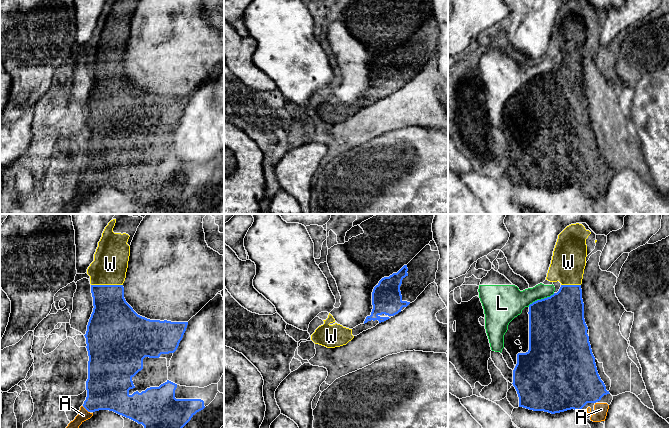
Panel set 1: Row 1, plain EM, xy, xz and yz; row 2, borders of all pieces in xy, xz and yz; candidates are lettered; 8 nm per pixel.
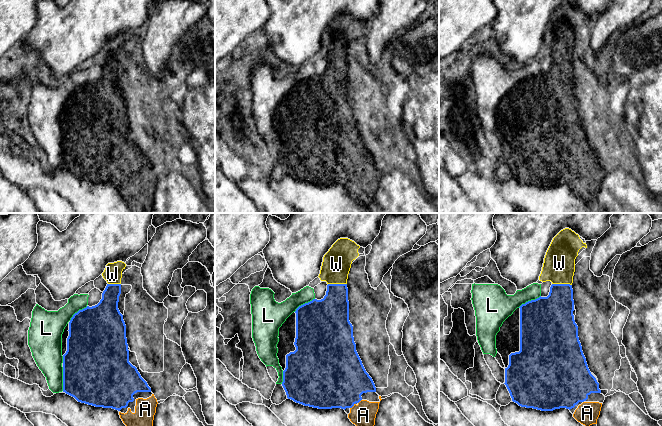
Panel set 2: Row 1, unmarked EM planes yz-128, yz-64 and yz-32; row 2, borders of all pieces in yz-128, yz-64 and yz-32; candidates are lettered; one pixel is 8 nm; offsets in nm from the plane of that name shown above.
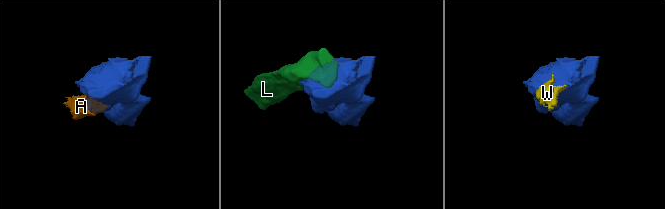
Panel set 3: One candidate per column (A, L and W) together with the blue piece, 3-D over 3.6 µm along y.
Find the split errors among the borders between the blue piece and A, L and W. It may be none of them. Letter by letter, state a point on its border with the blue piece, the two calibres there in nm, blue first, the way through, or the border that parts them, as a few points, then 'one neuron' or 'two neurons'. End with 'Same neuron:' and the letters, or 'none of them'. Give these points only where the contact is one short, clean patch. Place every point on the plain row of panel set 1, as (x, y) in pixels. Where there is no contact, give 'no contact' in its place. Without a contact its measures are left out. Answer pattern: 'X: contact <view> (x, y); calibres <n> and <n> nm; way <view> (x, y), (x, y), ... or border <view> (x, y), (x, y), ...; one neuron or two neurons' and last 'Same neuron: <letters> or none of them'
A: contact xy (86, 185); calibres 340 and 90 nm; way xy (107, 162), (86, 185), (83, 191); one neuron
L: contact yz (541, 75); calibres 440 and 240 nm; two neurons
W: contact xy (107, 61); calibres 320 and 280 nm; one neuron
Same neuron: A, W

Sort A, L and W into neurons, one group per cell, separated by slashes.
A W / L

